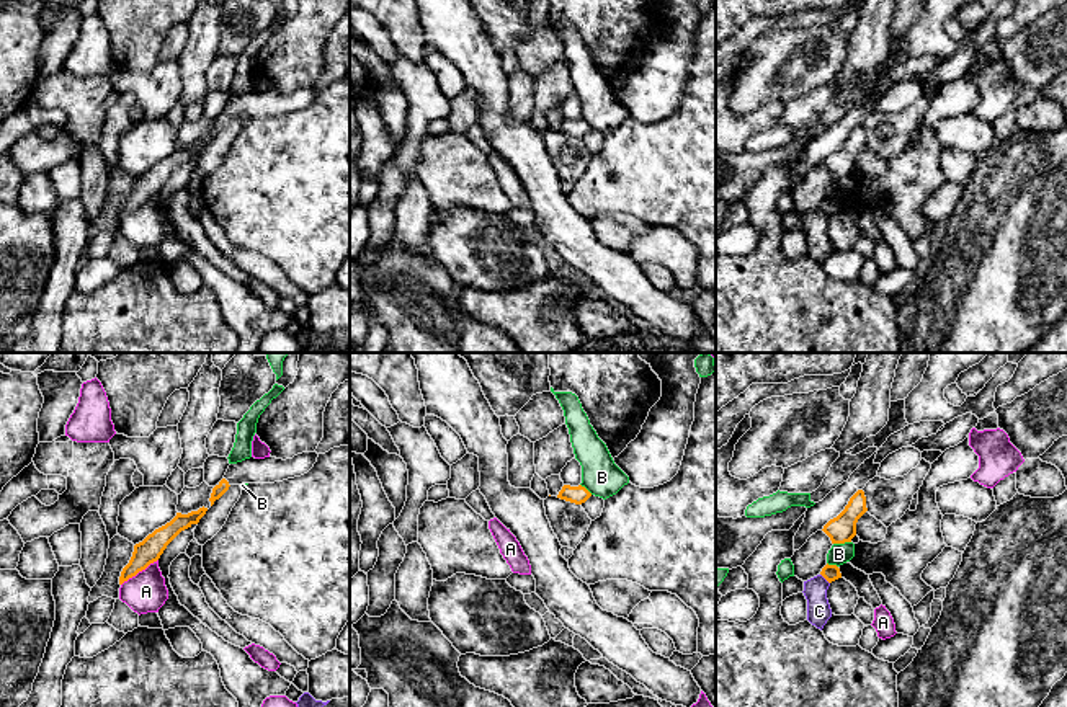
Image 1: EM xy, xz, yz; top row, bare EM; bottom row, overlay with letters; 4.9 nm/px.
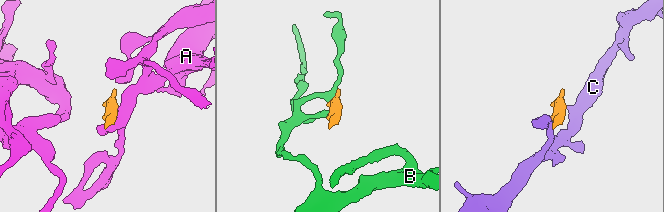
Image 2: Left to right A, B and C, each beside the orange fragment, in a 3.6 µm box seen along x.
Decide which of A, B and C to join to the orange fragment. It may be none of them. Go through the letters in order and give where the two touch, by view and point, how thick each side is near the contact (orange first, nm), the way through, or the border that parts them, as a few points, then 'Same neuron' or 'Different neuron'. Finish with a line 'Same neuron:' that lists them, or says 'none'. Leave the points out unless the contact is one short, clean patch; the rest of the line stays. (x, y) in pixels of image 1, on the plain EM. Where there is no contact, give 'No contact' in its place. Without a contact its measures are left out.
A: Touches orange at xy (139, 204). Thickness 120 nm (orange) against 200 nm. Boundary: xy (157, 193), (121, 219). Different neuron
B: Touches orange at yz (842, 177). Thickness 140 nm (orange) against 100 nm. Different neuron
C: Touches orange at yz (824, 211). Thickness 80 nm (orange) against 120 nm. Boundary: yz (821, 208), (829, 217). Different neuron
Same neuron: none

